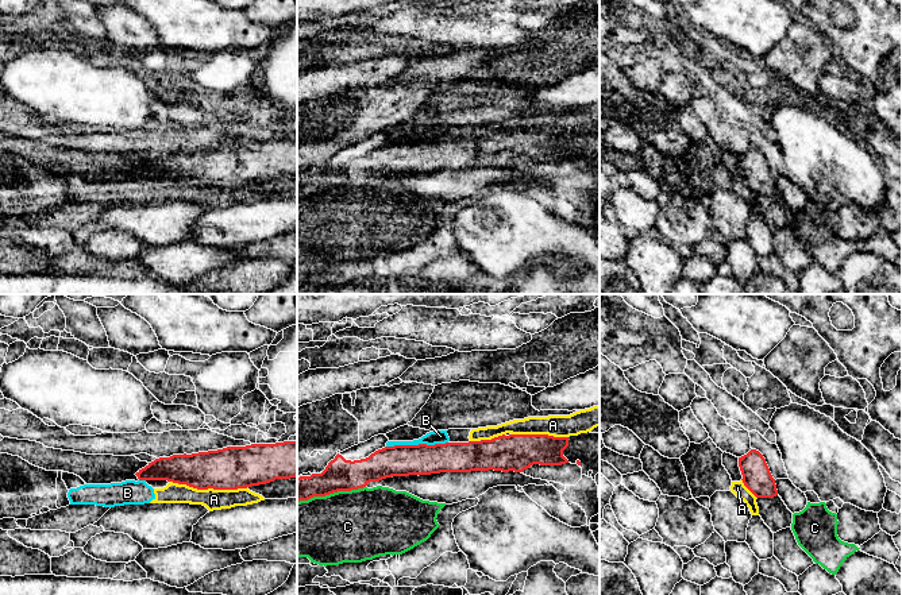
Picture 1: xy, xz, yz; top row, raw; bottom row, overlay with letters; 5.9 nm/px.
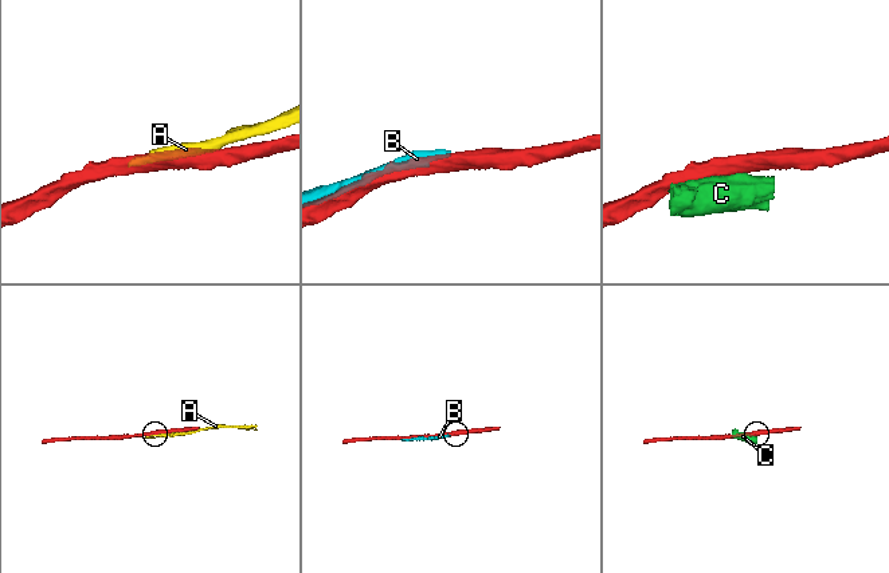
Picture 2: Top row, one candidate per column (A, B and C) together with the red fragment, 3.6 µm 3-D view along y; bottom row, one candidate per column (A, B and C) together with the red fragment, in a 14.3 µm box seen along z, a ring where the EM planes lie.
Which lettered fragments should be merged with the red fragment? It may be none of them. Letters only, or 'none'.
none

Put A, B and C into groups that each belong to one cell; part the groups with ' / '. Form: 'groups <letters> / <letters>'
groups A B / C

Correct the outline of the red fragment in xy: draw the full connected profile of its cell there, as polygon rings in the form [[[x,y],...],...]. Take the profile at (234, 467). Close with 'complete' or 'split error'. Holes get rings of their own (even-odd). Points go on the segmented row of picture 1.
[[[297,441],[227,447],[192,455],[173,455],[149,463],[136,474],[139,480],[167,480],[197,490],[238,490],[297,476]]] | complete

